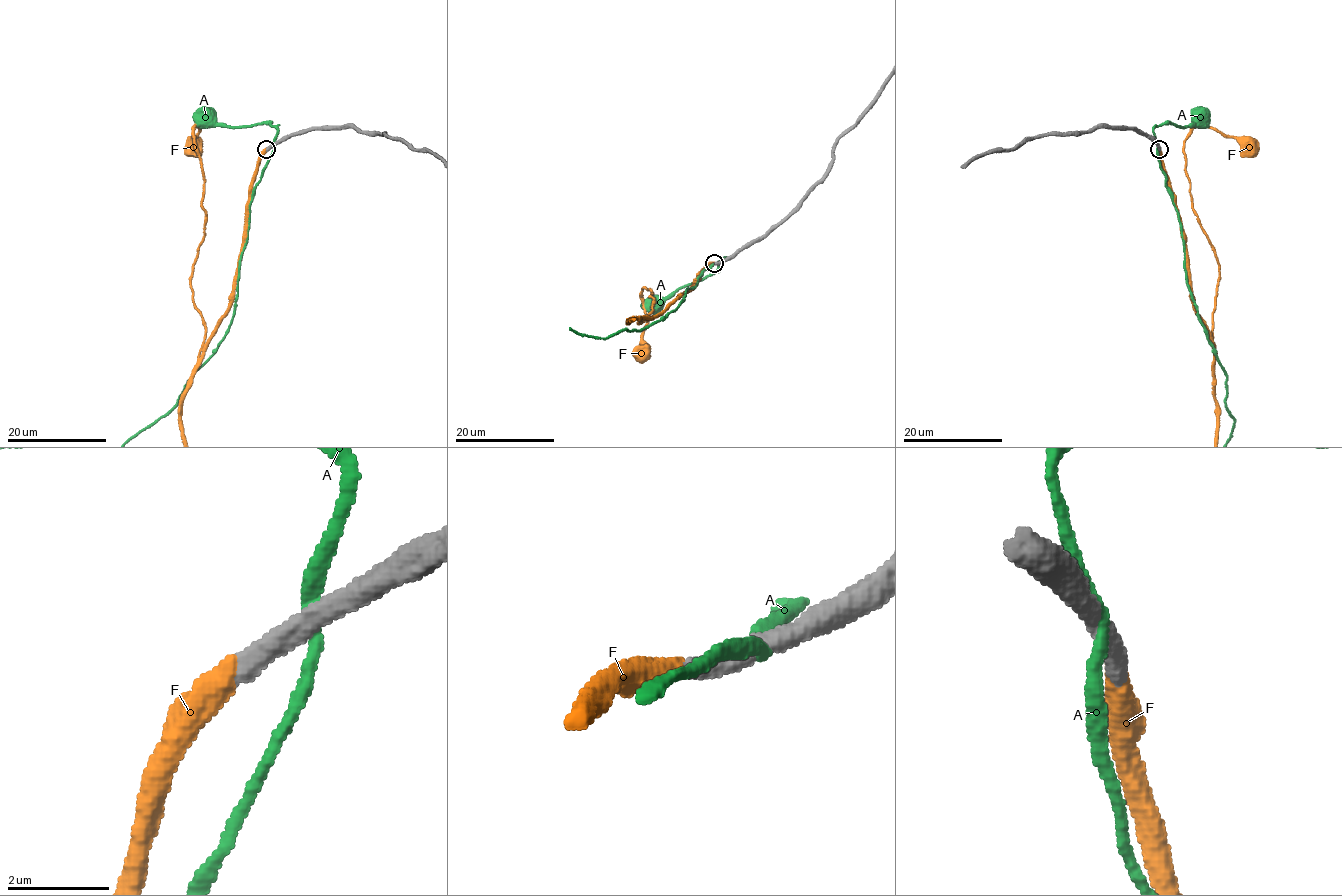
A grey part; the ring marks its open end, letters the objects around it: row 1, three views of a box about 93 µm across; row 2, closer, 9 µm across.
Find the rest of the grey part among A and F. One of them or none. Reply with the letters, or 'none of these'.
F

